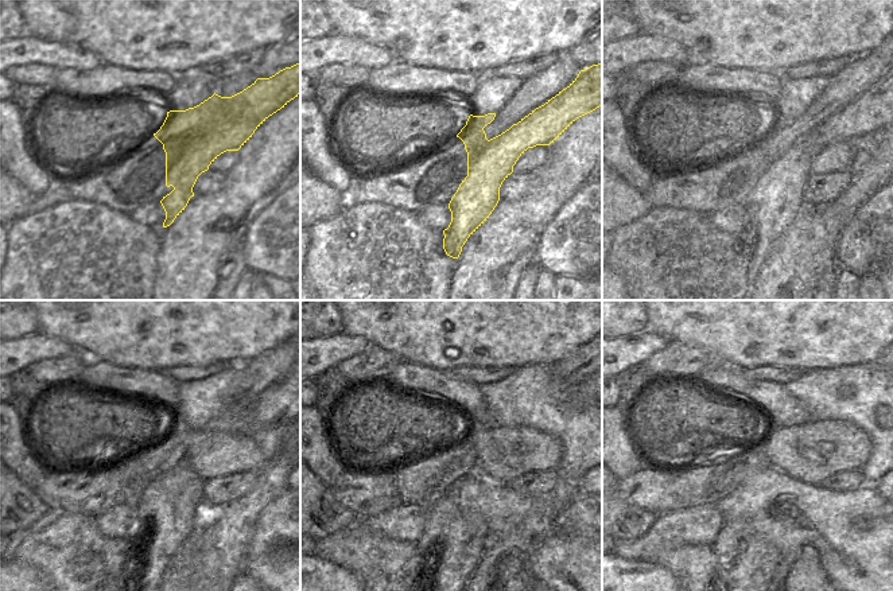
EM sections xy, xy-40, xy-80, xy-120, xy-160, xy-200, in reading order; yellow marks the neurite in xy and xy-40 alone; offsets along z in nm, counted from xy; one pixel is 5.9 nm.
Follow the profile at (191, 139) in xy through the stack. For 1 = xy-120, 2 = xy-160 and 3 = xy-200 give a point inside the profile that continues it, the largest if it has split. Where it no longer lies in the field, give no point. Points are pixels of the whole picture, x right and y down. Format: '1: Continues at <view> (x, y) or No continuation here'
1: Continues at xy-120 (167, 508)
2: Continues at xy-160 (451, 547)
3: Continues at xy-200 (745, 564).

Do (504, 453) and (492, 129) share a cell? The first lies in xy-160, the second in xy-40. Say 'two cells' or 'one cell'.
two cells

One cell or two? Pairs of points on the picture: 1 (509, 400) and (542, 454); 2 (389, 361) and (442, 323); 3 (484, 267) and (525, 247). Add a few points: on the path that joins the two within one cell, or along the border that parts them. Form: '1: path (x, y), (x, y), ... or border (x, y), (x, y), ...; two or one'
1: border (493, 427), (530, 426), (554, 436); two
2: border (371, 343), (392, 352), (400, 360); two
3: path (494, 256), (504, 247), (515, 247); one

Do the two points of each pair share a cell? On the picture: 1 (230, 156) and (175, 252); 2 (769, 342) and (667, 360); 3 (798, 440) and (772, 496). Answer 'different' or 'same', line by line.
1: different
2: different
3: different

